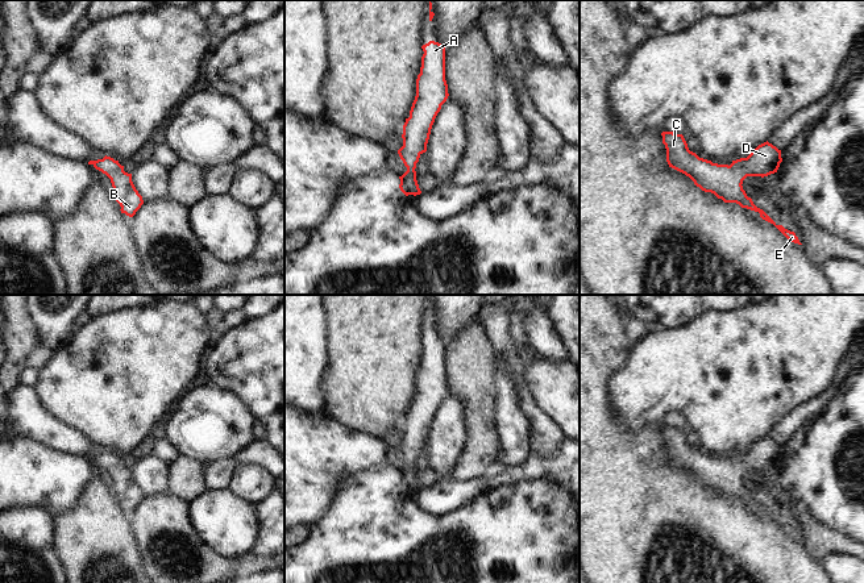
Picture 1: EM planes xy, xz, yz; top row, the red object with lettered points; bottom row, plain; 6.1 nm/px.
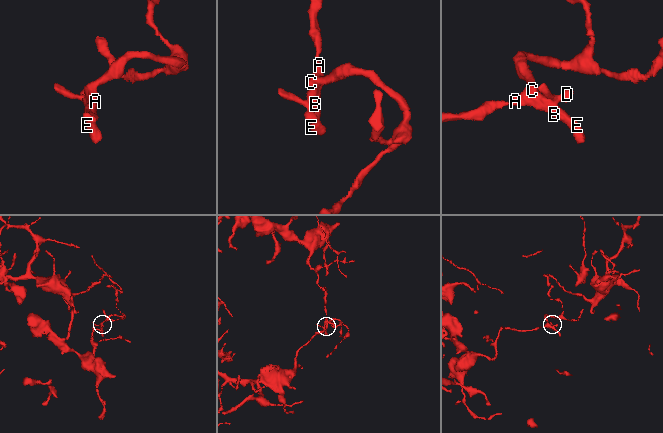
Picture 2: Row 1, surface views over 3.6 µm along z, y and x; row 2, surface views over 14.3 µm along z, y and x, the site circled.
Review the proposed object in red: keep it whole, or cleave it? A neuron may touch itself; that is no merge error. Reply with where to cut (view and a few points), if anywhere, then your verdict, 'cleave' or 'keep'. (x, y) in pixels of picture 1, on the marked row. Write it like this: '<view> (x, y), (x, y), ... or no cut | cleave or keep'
no cut | keep

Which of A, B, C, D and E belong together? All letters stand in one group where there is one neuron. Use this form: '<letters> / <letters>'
A B C D E

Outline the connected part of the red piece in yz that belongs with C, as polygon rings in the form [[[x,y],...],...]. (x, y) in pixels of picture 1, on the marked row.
[[[662,132],[661,136],[669,167],[685,174],[702,191],[714,193],[724,203],[736,203],[742,208],[759,212],[763,220],[773,224],[788,240],[802,245],[794,232],[777,225],[763,209],[757,208],[742,186],[747,176],[764,178],[777,172],[782,162],[781,150],[767,141],[747,158],[732,161],[728,166],[699,158],[689,150],[682,134]]]

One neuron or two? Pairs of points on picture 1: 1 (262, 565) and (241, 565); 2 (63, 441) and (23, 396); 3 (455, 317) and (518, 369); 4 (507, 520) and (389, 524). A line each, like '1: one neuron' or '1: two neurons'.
1: one neuron
2: one neuron
3: two neurons
4: one neuron

